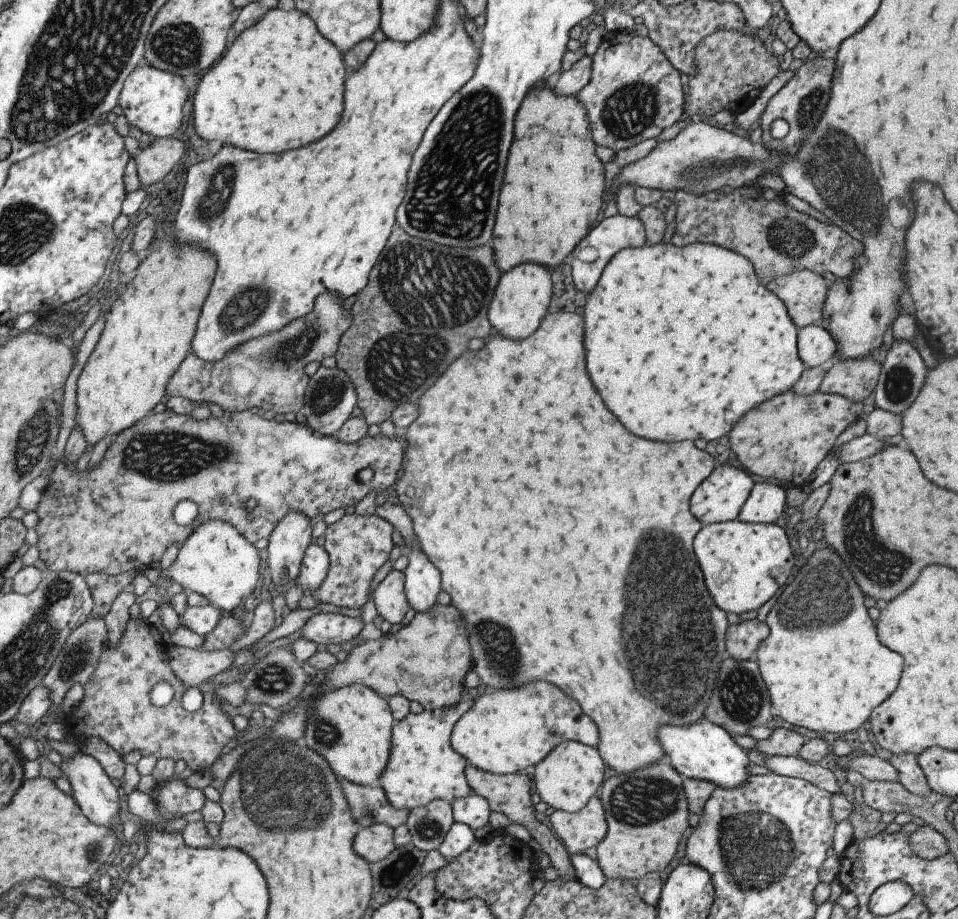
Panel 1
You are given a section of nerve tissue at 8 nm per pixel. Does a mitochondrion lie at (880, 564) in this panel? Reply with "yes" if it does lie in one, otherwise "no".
yes

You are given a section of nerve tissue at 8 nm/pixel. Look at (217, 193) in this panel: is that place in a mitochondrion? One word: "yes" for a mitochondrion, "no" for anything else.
yes

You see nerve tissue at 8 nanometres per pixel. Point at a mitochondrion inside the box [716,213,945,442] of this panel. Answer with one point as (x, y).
(898, 386)

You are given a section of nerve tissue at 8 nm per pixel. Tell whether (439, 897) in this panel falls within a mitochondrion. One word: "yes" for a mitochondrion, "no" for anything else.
no

